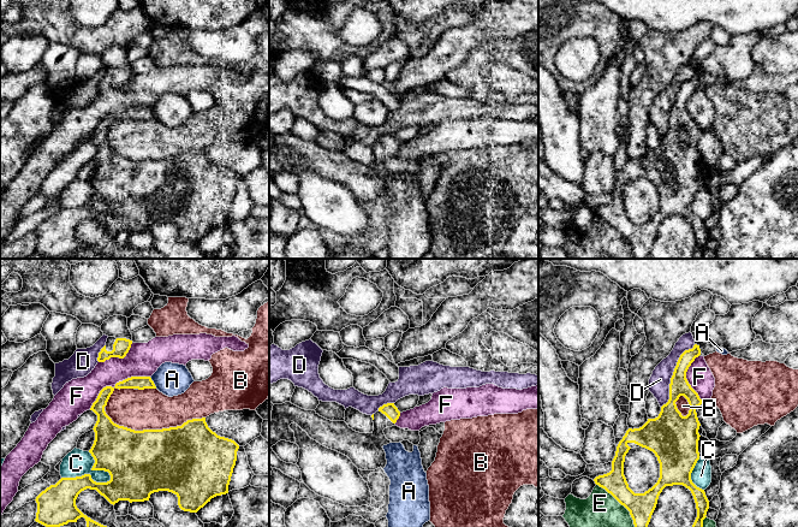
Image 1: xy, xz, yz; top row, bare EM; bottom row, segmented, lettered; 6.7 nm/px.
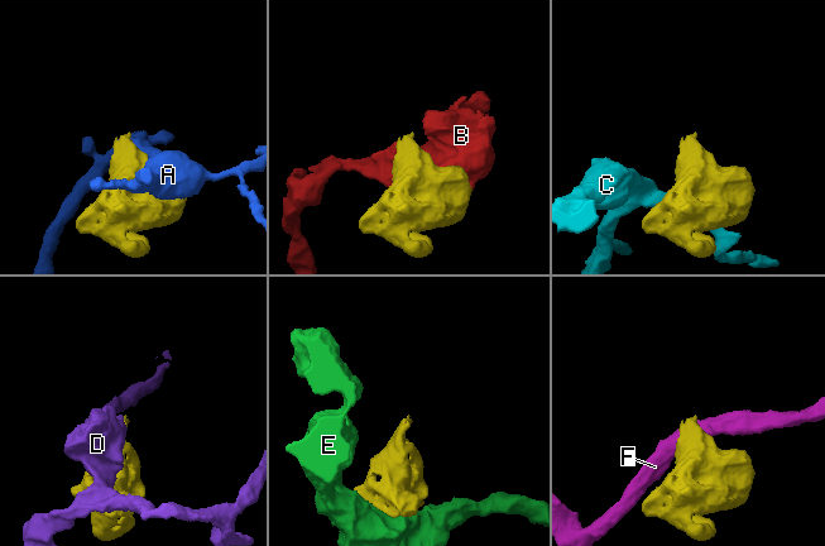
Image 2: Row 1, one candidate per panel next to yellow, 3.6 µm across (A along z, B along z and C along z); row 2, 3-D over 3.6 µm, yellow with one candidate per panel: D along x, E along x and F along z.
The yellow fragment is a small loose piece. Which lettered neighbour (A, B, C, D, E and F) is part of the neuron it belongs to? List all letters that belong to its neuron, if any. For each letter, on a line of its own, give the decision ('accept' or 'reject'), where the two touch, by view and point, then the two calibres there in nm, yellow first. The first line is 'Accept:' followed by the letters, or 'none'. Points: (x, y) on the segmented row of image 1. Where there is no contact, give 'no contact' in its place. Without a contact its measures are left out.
Accept: none
A: reject; contact xy (153, 383); calibres 90 and 220 nm
B: reject; contact xy (154, 430); calibres 440 and 280 nm
C: reject; contact xy (88, 474); calibres 320 and 180 nm
D: reject; contact yz (673, 374); calibres 130 and 140 nm
E: reject; contact yz (620, 503); calibres 180 and 240 nm
F: reject; contact xy (115, 384); calibres 90 and 220 nm

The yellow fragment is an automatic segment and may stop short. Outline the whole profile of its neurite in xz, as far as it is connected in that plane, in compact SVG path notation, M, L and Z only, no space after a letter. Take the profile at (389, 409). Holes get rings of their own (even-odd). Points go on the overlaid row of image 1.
M291 402L274 404L269 422L269 448L280 440L296 444L291 424L297 424L308 436L321 445L347 456L362 470L375 470L387 464L383 445L392 443L383 433L387 427L395 426L400 411L394 403L387 403L371 415L374 431L359 433L345 421L330 421L315 410L302 409Z

